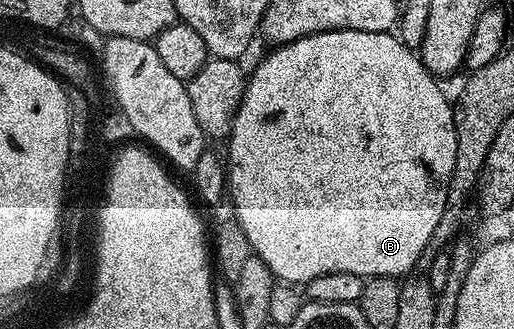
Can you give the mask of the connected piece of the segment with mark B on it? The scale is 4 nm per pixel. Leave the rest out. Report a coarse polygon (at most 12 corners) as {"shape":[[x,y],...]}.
{"shape":[[393,32],[248,73],[235,221],[278,281],[405,278],[454,105]]}

